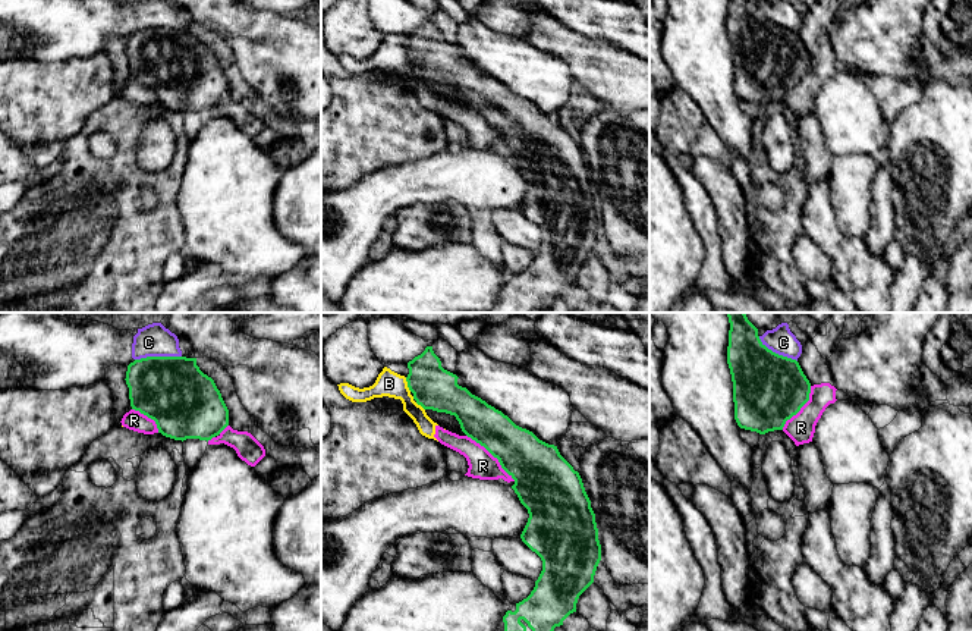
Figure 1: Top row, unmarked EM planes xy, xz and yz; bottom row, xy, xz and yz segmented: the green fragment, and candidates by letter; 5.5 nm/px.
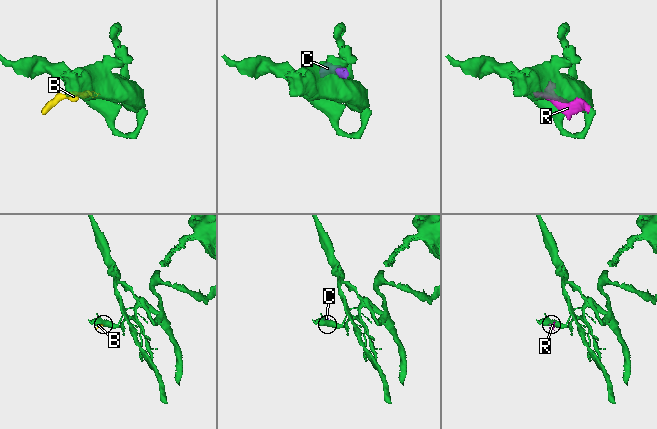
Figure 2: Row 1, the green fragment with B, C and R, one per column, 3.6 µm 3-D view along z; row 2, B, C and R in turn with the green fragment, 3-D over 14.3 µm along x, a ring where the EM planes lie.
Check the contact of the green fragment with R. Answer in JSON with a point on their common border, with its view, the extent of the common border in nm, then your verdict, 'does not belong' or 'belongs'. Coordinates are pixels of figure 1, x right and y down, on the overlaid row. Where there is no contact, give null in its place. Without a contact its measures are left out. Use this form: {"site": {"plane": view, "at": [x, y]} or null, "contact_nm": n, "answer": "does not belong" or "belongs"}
{"site": {"plane": "xz", "at": [493, 455]}, "contact_nm": 380, "answer": "does not belong"}

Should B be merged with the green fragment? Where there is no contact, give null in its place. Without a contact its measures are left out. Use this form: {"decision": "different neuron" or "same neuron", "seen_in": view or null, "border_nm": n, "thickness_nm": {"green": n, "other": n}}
{"decision": "different neuron", "seen_in": "xz", "border_nm": 90, "thickness_nm": {"green": 240, "other": 140}}

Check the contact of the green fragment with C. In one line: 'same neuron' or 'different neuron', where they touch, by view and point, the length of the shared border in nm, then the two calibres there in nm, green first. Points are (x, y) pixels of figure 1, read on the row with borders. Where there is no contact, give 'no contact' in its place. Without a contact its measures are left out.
different neuron | xy (157, 357) | 260 nm | 380/180 nm

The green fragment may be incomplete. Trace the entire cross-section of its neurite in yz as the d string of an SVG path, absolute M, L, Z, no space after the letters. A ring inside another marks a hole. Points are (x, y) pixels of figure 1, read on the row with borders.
M727 313L730 330L727 364L733 382L734 420L740 428L765 434L783 430L809 401L811 383L796 360L768 349L758 336L758 329L745 313Z

